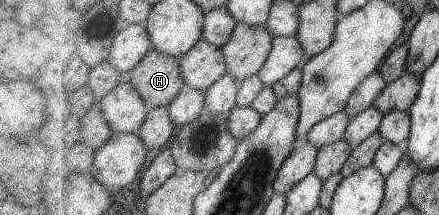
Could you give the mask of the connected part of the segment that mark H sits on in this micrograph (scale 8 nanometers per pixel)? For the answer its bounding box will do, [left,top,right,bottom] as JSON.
[129,49,187,108]

